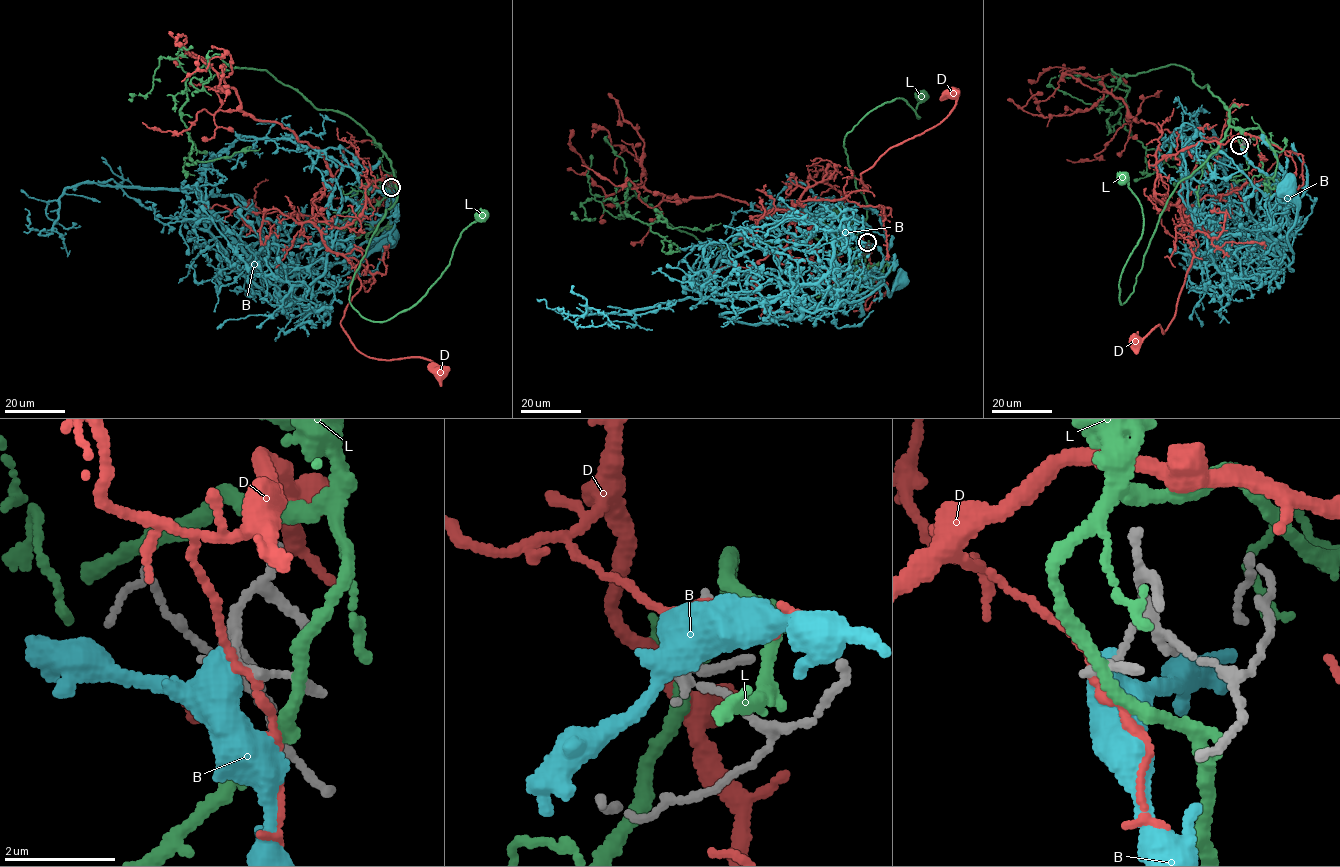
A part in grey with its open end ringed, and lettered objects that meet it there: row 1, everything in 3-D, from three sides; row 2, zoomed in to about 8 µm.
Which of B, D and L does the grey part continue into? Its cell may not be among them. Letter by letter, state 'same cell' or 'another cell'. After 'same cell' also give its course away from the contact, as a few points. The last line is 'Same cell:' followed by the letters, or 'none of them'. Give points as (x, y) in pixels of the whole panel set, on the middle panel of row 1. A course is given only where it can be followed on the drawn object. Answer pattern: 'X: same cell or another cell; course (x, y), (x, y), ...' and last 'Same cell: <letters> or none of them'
B: another cell
D: another cell
L: another cell
Same cell: none of them

